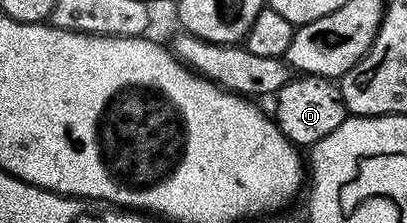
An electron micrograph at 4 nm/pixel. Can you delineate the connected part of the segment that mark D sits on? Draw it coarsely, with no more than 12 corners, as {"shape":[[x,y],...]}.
{"shape":[[292,77],[274,95],[279,130],[310,148],[349,116],[330,78]]}

